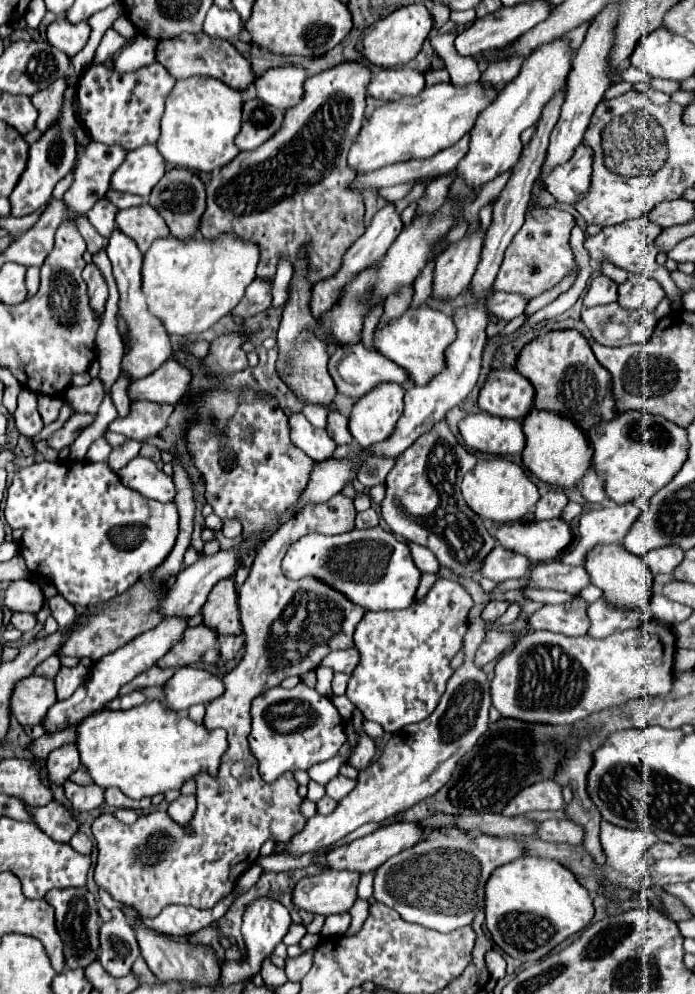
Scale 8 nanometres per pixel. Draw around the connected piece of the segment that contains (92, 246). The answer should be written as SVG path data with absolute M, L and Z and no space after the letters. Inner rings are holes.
M80 218L80 234L84 236L84 240L86 240L86 244L88 244L88 252L90 252L92 256L98 254L98 252L102 252L102 250L106 250L108 240L102 238L102 236L90 226L88 218Z

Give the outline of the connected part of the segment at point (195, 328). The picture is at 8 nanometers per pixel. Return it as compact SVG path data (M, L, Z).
M220 234L214 240L206 240L204 236L196 236L190 240L178 240L174 236L154 240L148 252L144 254L142 264L142 292L148 298L148 310L158 316L168 334L192 336L208 330L222 316L230 314L234 306L244 298L248 284L256 278L256 266L260 258L258 244L250 240L240 240L236 234Z

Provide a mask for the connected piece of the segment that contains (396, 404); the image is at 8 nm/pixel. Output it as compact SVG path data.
M378 384L372 392L354 402L350 412L350 432L362 448L368 448L392 434L402 412L404 388L400 388L400 384Z

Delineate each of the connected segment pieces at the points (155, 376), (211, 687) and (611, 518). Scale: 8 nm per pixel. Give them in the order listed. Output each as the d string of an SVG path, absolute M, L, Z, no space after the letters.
M176 358L166 360L156 372L128 386L132 400L152 400L176 404L192 382L192 370Z
M194 666L178 668L176 674L164 684L166 706L172 710L186 710L194 704L206 704L216 696L222 696L224 684L222 678L210 674L208 670L200 670Z
M636 500L582 514L580 542L574 550L568 550L561 556L561 562L569 566L580 566L584 564L586 552L590 548L598 544L612 544L612 542L624 540L626 532L630 530L638 514L640 514L640 506Z

